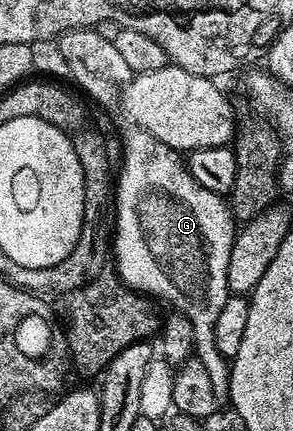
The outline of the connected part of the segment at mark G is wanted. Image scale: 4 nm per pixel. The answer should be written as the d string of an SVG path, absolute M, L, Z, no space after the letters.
M129 128L125 134L125 151L121 154L121 171L115 174L115 236L116 232L117 239L114 237L111 242L112 257L117 257L116 277L137 293L173 306L169 308L190 322L195 356L203 368L207 368L217 399L228 399L230 363L215 344L215 320L219 320L219 312L223 312L223 304L227 304L231 296L227 284L227 264L231 260L235 219L228 201L199 185L189 175L178 151L155 140L155 136L145 130Z

